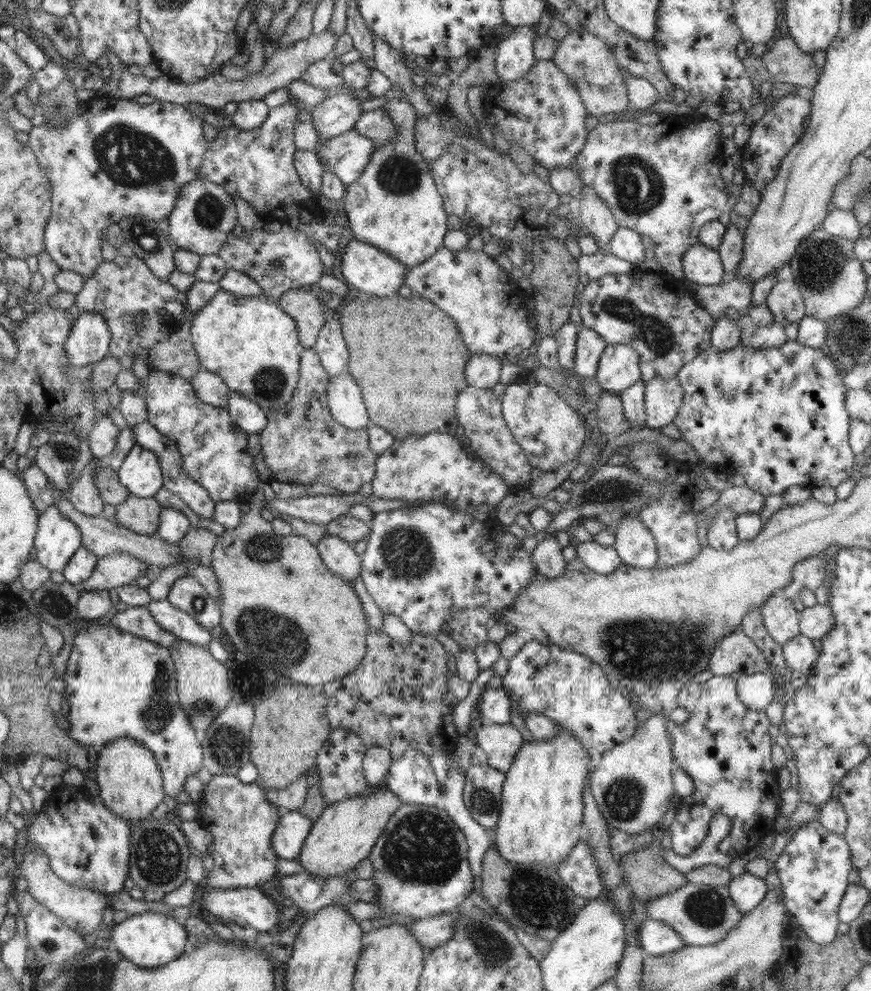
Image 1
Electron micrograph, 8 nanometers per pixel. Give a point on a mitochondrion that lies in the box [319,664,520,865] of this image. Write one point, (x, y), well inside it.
(483, 800)

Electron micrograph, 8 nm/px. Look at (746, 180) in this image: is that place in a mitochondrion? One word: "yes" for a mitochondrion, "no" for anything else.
no

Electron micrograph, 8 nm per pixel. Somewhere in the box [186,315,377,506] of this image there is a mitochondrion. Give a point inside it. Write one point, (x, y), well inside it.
(270, 383)

